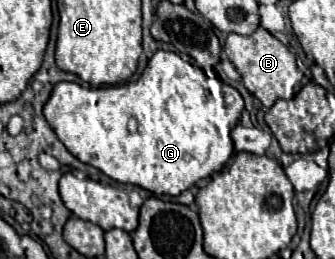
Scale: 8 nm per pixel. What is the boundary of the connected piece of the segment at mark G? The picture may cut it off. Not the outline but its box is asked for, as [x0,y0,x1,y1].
[44,50,244,196]

